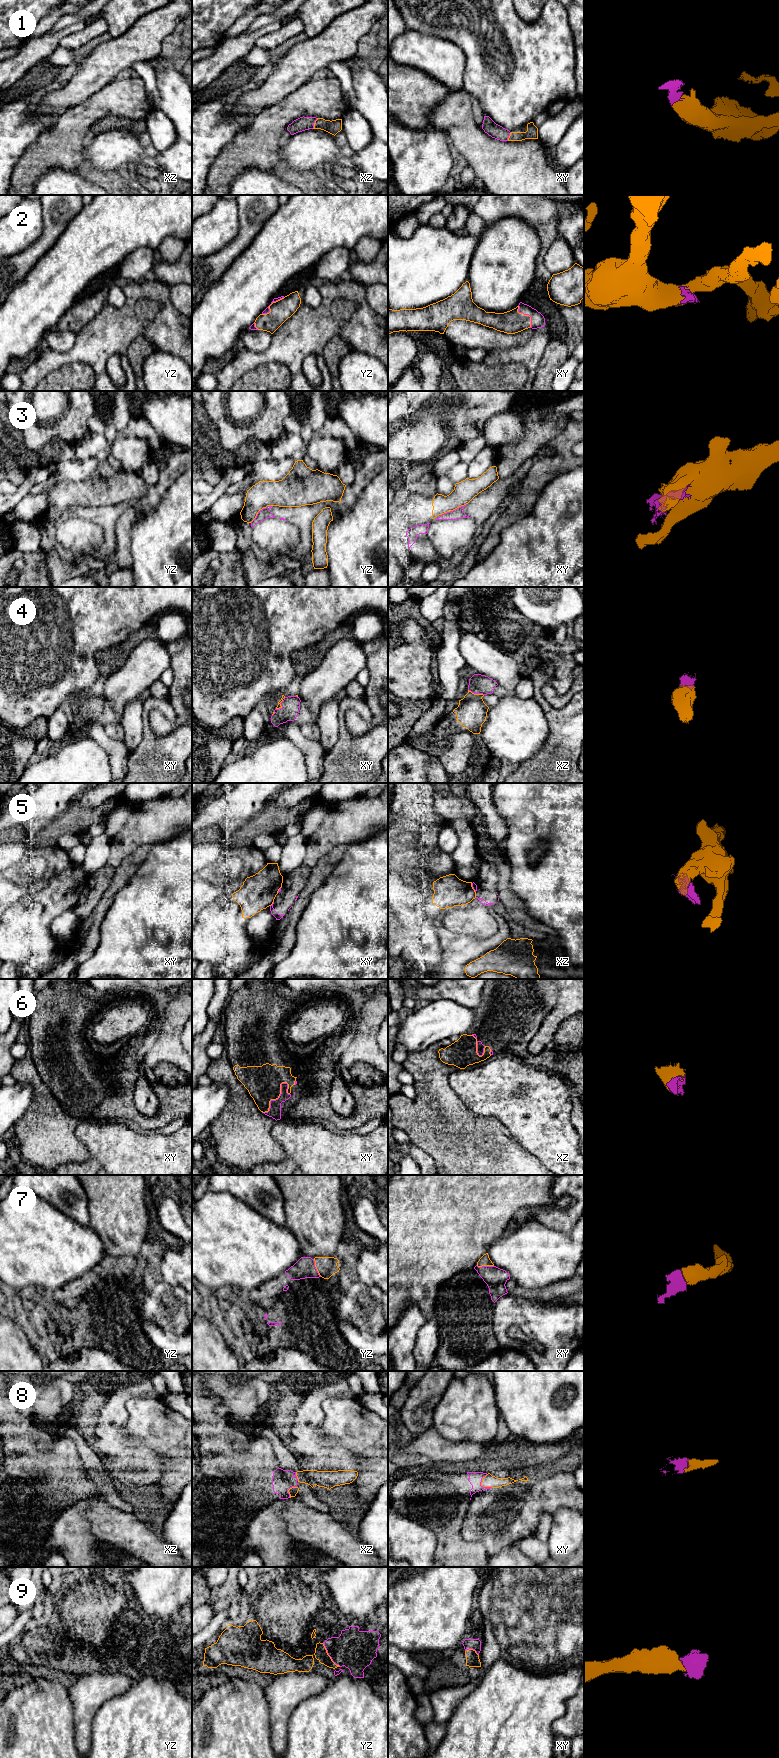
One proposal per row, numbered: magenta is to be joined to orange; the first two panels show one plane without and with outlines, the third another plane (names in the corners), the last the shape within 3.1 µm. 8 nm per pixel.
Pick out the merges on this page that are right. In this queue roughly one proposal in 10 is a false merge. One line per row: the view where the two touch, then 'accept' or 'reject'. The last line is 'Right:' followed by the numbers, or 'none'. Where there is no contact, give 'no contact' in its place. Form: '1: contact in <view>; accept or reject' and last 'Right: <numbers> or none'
1: contact in xz; accept
2: contact in xy; accept
3: contact in xy; reject
4: contact in xz; accept
5: contact in xy; reject
6: contact in xy; accept
7: contact in yz; accept
8: contact in xy; accept
9: contact in yz; accept
Right: 1, 2, 4, 6, 7, 8, 9

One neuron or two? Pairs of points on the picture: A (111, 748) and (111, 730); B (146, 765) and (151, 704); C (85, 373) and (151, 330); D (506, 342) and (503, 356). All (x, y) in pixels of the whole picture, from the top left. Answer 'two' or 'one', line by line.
A: two
B: one
C: two
D: two

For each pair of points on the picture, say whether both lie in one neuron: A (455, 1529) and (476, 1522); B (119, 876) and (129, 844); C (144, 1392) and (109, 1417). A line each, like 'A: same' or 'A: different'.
A: different
B: different
C: same

